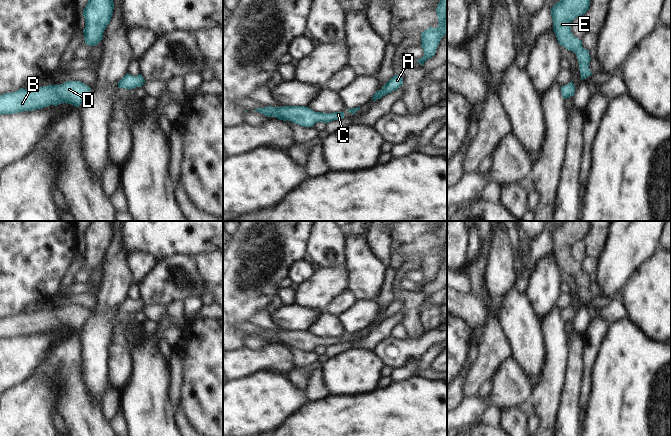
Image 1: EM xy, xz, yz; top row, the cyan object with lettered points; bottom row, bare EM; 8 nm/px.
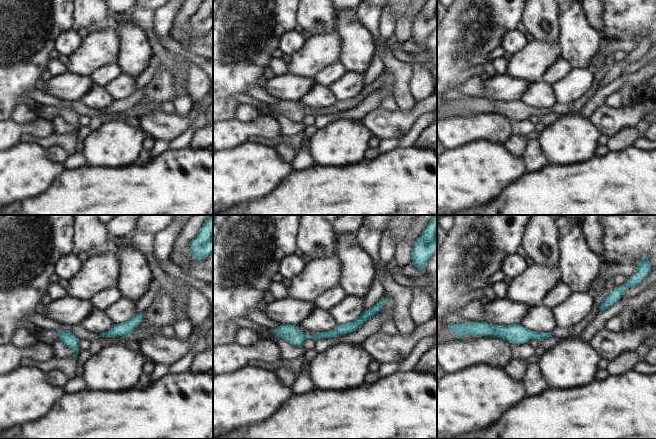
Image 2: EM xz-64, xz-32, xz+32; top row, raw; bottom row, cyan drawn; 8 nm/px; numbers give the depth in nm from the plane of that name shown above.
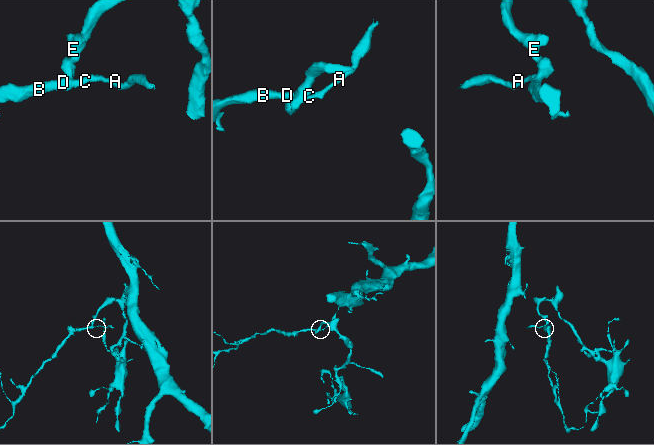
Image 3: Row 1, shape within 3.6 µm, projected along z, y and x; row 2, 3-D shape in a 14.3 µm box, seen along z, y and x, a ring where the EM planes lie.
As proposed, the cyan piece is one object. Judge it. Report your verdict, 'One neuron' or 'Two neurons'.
One neuron.

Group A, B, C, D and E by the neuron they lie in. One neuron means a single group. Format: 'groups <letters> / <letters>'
groups A B C D E

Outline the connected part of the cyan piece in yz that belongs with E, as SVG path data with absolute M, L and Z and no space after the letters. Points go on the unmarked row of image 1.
M565 221L551 233L556 262L561 270L576 278L582 304L592 299L589 293L591 281L589 274L583 272L582 265L572 258L571 247L576 241L584 239L589 230L589 221Z

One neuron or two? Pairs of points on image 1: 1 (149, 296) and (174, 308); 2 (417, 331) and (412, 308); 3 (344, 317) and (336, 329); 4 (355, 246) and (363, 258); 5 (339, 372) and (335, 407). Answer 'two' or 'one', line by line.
1: two
2: one
3: two
4: one
5: two

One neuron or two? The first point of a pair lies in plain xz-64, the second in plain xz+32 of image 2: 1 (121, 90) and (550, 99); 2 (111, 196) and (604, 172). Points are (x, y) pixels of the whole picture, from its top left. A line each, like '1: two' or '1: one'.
1: two
2: one

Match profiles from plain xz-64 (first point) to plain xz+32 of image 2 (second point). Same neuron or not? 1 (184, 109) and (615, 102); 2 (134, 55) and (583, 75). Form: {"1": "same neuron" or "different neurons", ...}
{"1": "different neurons", "2": "different neurons"}

